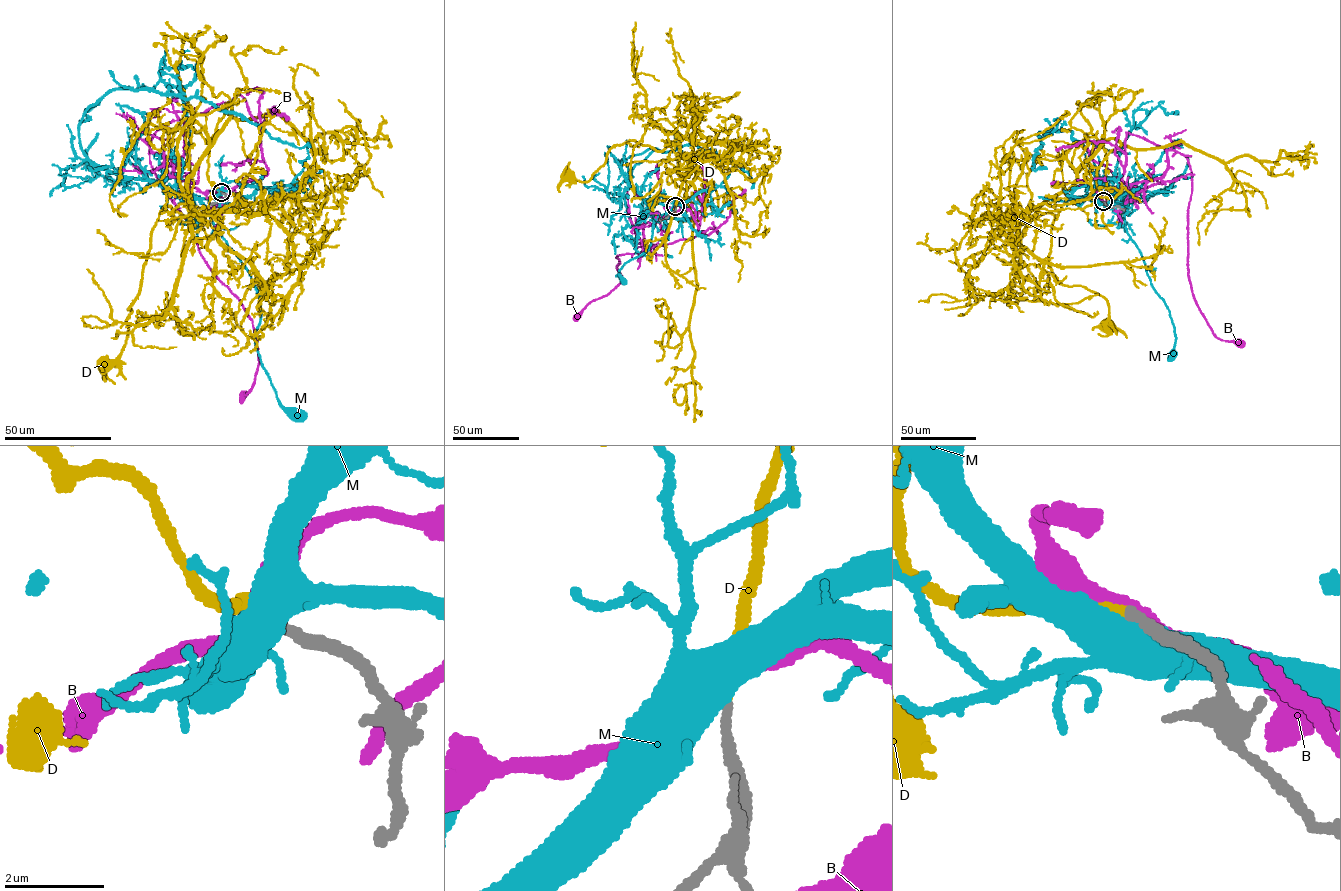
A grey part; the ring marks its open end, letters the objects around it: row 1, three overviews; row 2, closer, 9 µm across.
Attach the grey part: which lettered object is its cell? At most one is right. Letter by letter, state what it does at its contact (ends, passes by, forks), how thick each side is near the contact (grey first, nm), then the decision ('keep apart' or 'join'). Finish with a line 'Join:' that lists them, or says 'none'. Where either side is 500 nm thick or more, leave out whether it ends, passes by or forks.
B: it passes by; calibres 180 and 260 nm; keep apart
D: it ends; calibres 180 and 240 nm; join
M: calibres 200 and 750 nm; keep apart
Join: D

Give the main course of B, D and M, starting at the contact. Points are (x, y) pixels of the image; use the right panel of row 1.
B: (1103, 201), (1100, 194), (1122, 182), (1126, 133), (1185, 156), (1191, 171), (1192, 292), (1213, 334), (1239, 342)
D: (1103, 201), (1096, 169), (1120, 145), (1113, 138), (1027, 220), (1054, 215), (1052, 273), (1106, 299), (1106, 323)
M: (1103, 202), (1123, 208), (1126, 232), (1140, 252), (1151, 285), (1169, 311), (1176, 338), (1172, 356)

